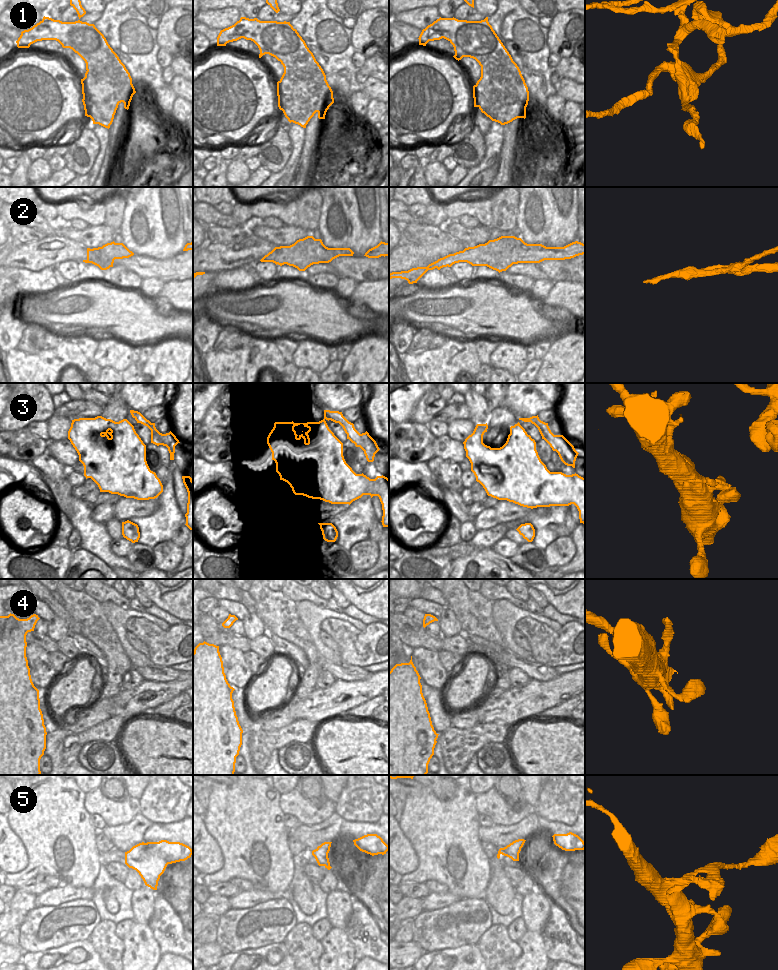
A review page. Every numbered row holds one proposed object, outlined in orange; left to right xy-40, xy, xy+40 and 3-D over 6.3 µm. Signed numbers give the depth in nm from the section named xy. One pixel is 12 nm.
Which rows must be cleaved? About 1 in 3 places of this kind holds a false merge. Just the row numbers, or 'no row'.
1, 2, 5

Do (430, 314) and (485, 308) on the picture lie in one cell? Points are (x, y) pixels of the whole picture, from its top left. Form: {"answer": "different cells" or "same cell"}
{"answer": "same cell"}

